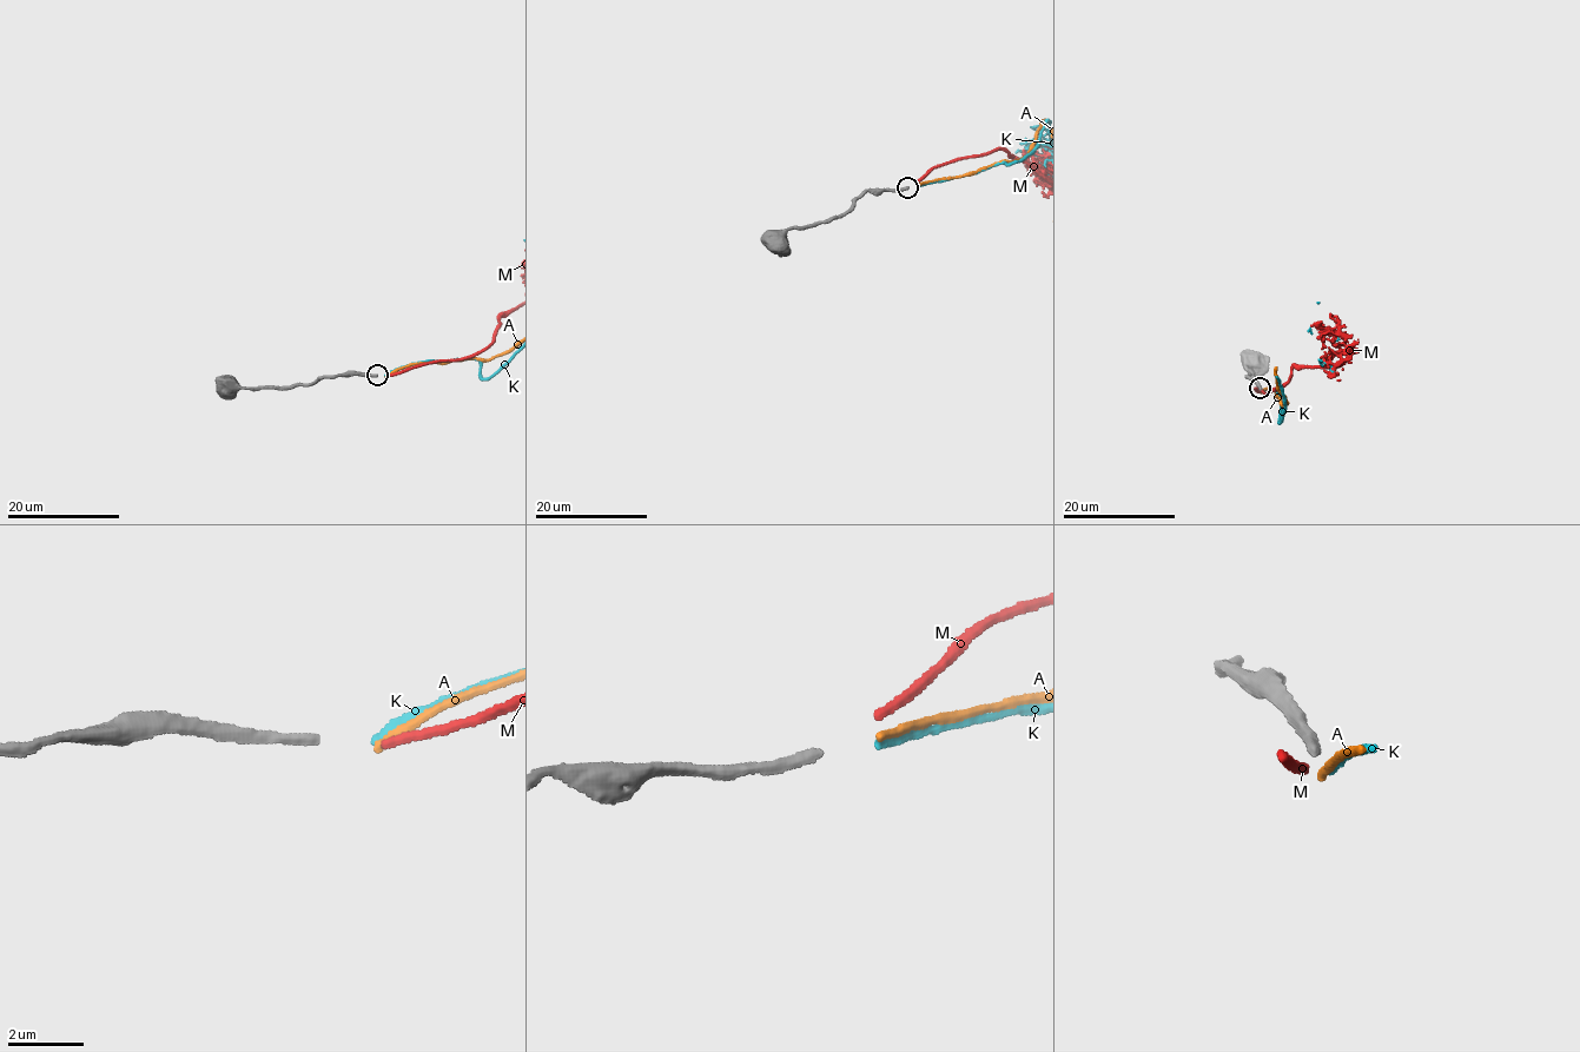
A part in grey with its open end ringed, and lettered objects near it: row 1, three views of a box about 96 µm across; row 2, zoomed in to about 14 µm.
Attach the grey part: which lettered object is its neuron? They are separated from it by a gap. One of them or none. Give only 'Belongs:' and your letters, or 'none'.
Belongs: none

